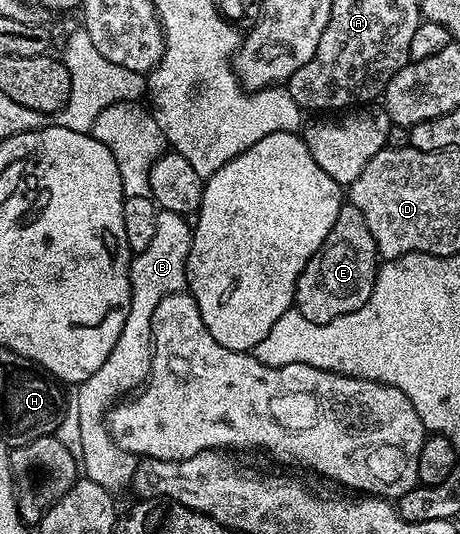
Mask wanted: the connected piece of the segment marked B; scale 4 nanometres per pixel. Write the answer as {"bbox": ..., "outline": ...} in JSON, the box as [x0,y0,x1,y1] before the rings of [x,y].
{"bbox":[73,213,192,494],"outline":[[[175,213],[157,220],[153,242],[149,242],[145,250],[134,253],[131,261],[129,318],[125,318],[125,327],[117,338],[117,346],[109,350],[109,358],[105,358],[104,364],[94,374],[89,374],[89,378],[85,378],[74,389],[73,416],[75,412],[75,424],[79,427],[77,443],[84,449],[81,458],[82,475],[112,494],[119,494],[122,488],[130,489],[137,458],[117,446],[111,431],[107,429],[107,418],[111,409],[128,394],[134,393],[151,372],[153,310],[161,306],[161,298],[187,288],[187,259],[192,231],[188,217],[181,214]]]}

